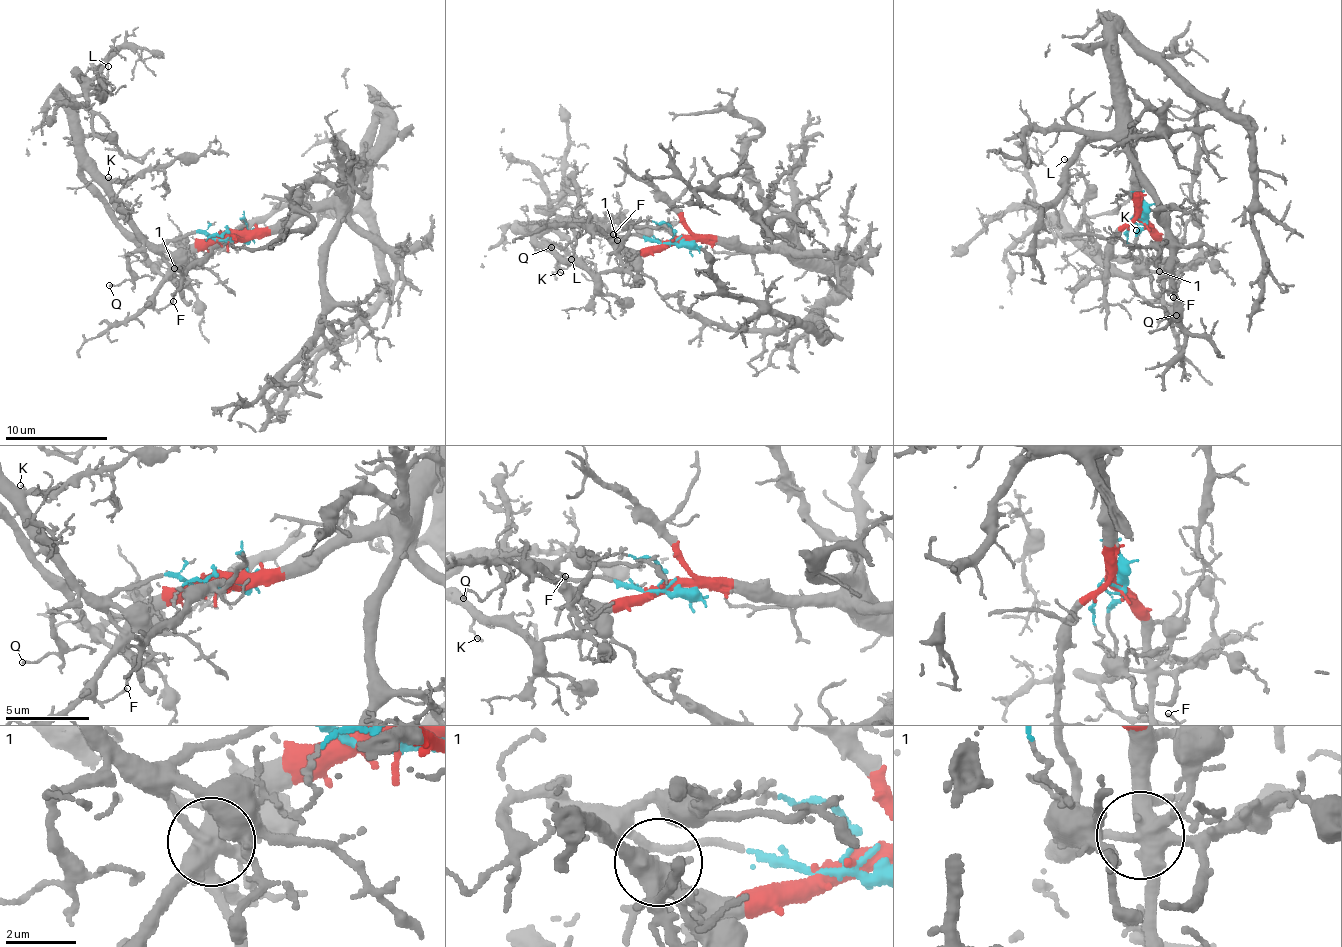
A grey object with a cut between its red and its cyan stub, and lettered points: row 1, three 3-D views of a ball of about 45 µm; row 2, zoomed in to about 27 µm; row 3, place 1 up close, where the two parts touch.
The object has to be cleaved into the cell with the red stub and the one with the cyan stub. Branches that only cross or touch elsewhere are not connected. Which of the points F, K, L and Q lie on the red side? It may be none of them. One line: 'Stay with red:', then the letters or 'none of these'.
Stay with red: F

